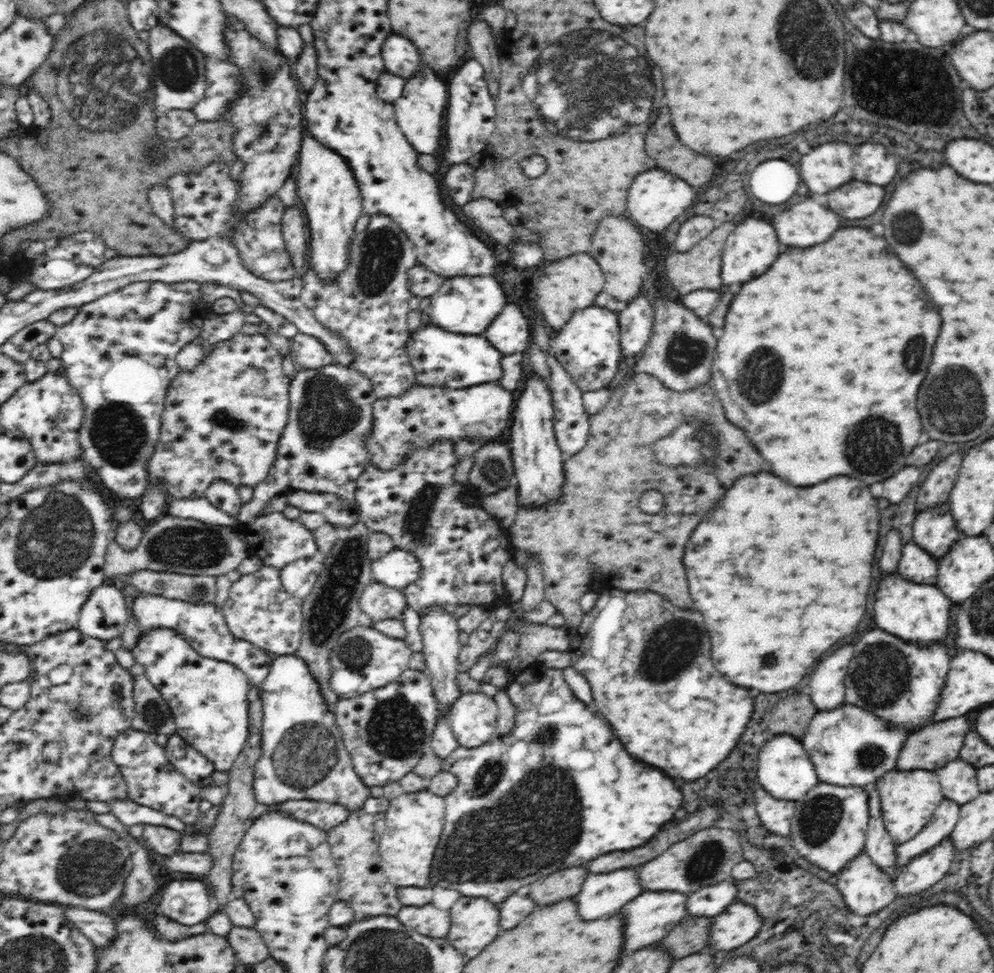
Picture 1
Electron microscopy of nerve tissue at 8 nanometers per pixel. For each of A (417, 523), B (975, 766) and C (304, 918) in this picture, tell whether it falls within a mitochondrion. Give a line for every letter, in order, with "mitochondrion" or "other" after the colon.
A: mitochondrion
B: other
C: other

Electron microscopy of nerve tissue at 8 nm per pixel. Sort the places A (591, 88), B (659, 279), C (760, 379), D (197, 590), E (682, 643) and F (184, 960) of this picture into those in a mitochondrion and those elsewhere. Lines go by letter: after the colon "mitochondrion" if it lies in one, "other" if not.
A: mitochondrion
B: other
C: mitochondrion
D: mitochondrion
E: mitochondrion
F: other

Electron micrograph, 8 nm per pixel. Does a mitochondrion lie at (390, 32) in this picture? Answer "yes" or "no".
no

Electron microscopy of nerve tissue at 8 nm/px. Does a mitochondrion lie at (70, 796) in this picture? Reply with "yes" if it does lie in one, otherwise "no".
no

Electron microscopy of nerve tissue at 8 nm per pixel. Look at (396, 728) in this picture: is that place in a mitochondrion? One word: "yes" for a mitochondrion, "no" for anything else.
yes

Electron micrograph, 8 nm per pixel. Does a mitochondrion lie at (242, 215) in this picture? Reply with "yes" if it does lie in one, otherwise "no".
no

